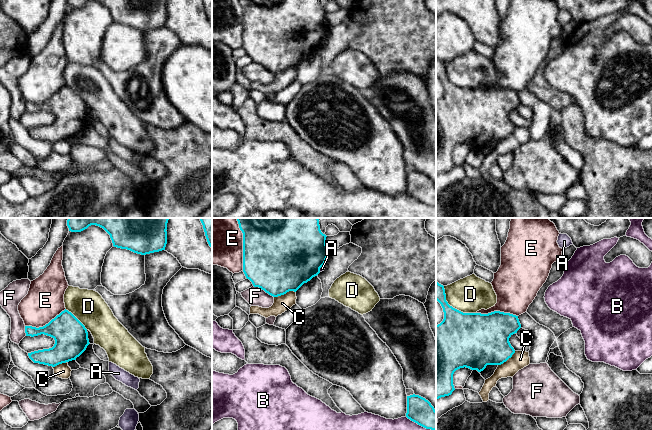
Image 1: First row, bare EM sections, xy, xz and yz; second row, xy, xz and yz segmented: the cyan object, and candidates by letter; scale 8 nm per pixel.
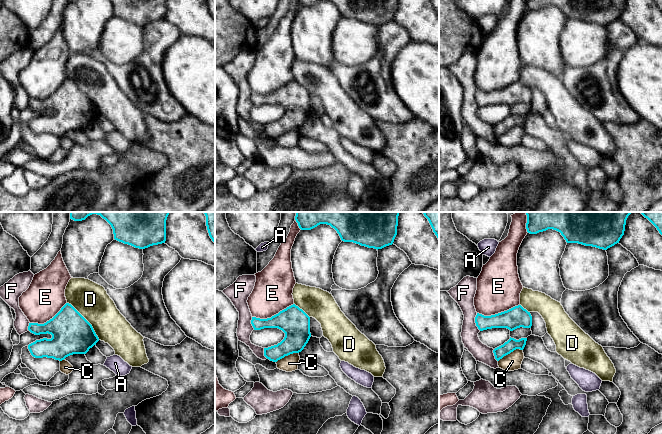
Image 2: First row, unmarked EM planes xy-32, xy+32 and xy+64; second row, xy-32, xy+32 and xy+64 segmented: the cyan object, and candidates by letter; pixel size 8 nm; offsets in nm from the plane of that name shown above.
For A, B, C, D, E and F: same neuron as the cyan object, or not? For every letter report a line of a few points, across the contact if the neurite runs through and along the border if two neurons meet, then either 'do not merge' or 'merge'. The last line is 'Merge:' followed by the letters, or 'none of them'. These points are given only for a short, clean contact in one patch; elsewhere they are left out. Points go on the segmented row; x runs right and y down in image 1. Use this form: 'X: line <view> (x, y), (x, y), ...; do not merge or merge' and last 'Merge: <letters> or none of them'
A: do not merge
B: do not merge
C: do not merge
D: do not merge
E: do not merge
F: do not merge
Merge: none of them

